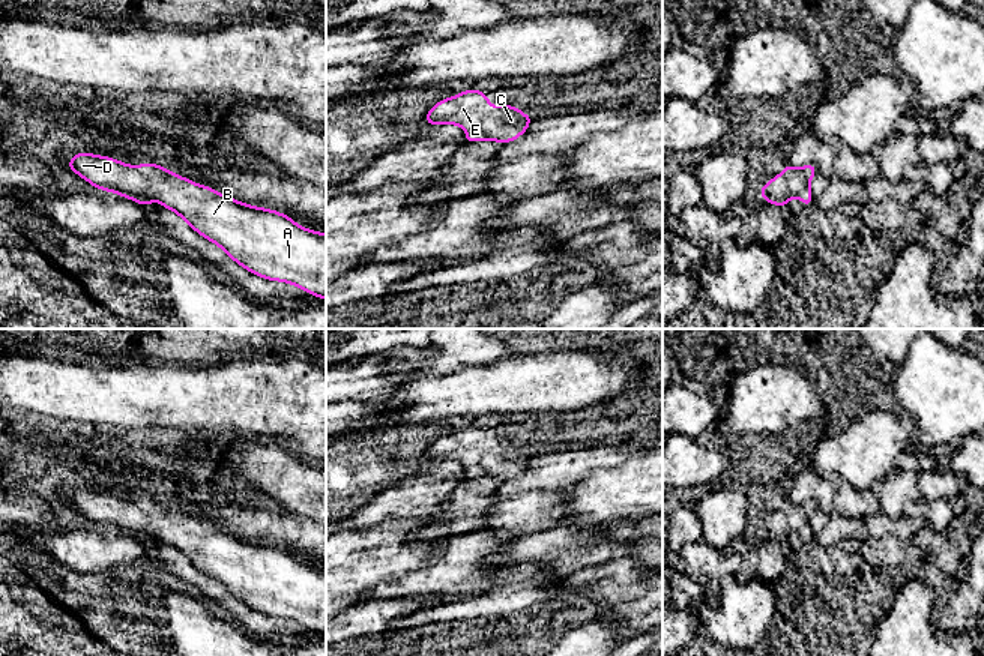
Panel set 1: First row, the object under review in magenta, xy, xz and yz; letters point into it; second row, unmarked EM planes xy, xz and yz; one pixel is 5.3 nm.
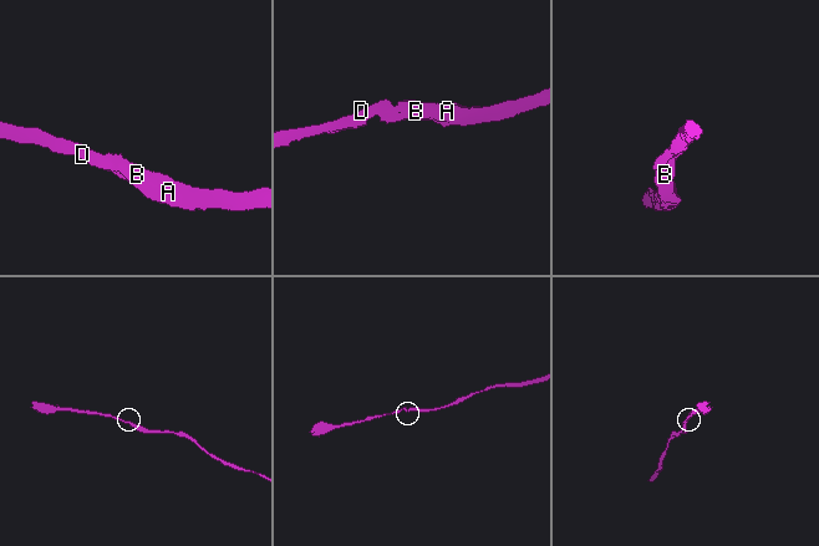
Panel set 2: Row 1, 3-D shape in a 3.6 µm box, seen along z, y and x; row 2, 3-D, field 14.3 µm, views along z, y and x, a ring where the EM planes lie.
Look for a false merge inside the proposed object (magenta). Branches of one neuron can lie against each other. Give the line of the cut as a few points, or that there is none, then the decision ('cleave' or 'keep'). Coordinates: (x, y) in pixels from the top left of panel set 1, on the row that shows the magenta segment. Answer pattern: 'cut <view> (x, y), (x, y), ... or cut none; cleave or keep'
cut none; keep

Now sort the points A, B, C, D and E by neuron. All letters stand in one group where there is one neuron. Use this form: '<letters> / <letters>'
A B C D E

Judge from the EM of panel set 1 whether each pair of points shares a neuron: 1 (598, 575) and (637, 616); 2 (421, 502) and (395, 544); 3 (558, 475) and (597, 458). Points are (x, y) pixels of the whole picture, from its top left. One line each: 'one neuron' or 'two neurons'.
1: one neuron
2: two neurons
3: one neuron

